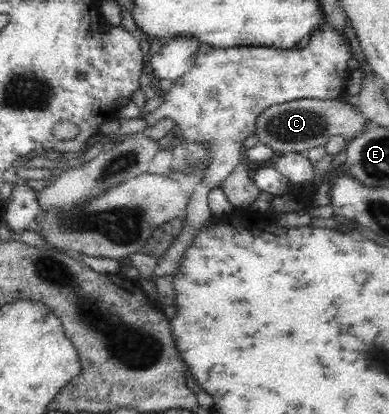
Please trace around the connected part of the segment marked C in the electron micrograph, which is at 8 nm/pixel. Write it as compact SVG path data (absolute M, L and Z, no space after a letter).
M342 98L334 100L291 100L287 103L274 104L256 116L252 136L257 142L265 144L272 152L305 154L309 148L325 145L330 138L341 134L351 140L364 132L367 120L359 109L352 107Z

